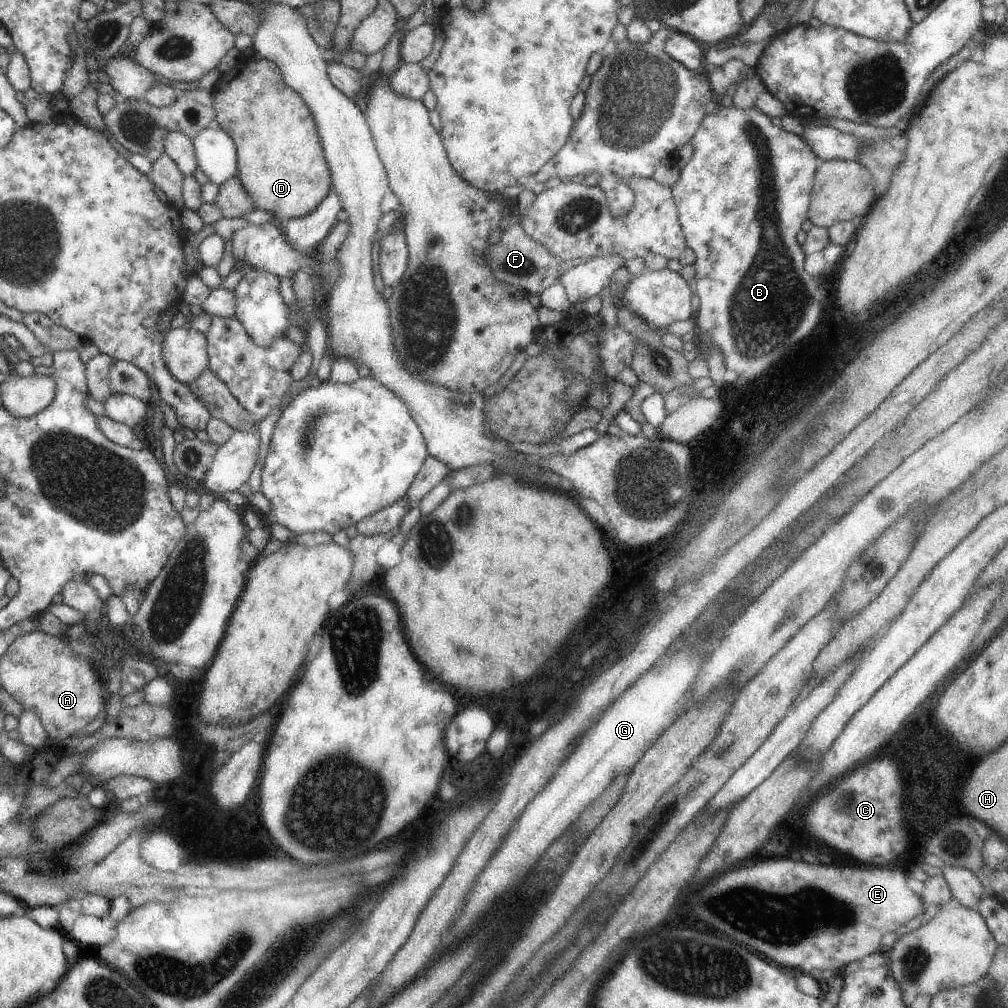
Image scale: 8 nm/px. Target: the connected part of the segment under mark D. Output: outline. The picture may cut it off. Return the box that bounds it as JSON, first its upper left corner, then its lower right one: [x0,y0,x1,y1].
[212,56,330,227]

